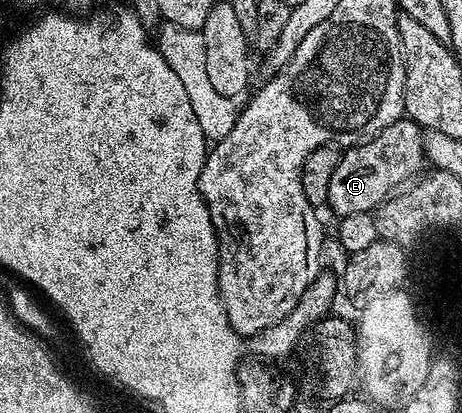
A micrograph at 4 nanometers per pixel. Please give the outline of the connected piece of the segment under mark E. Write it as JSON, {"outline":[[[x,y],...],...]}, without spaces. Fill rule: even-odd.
{"outline":[[[402,117],[376,135],[350,146],[342,154],[339,165],[335,165],[335,174],[331,176],[328,210],[334,211],[337,217],[372,212],[394,192],[404,188],[426,163],[422,128],[412,119]]]}

